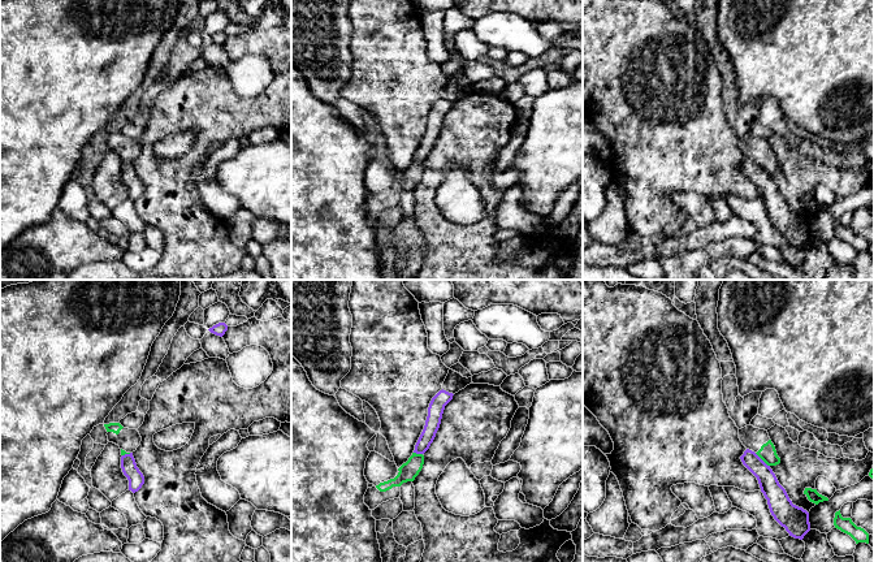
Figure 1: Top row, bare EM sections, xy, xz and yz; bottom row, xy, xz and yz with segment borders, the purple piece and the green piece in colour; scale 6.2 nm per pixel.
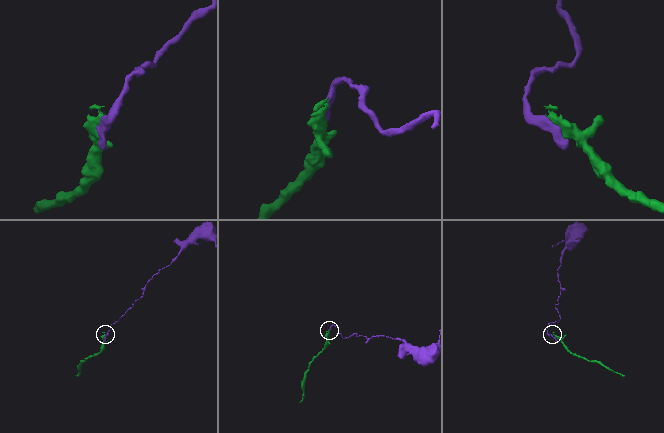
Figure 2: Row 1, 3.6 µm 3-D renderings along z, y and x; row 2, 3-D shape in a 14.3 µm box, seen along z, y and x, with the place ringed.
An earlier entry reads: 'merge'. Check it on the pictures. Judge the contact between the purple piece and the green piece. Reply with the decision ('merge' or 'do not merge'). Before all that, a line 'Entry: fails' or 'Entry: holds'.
Entry: fails
do not merge

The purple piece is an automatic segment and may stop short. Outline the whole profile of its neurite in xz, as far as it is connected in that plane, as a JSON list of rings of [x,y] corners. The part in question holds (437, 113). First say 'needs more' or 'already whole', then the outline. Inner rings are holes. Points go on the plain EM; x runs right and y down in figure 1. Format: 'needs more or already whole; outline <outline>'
already whole; outline [[[440,99],[430,109],[424,138],[415,154],[414,161],[424,163],[433,151],[440,137],[445,114],[453,108],[453,101]]]

